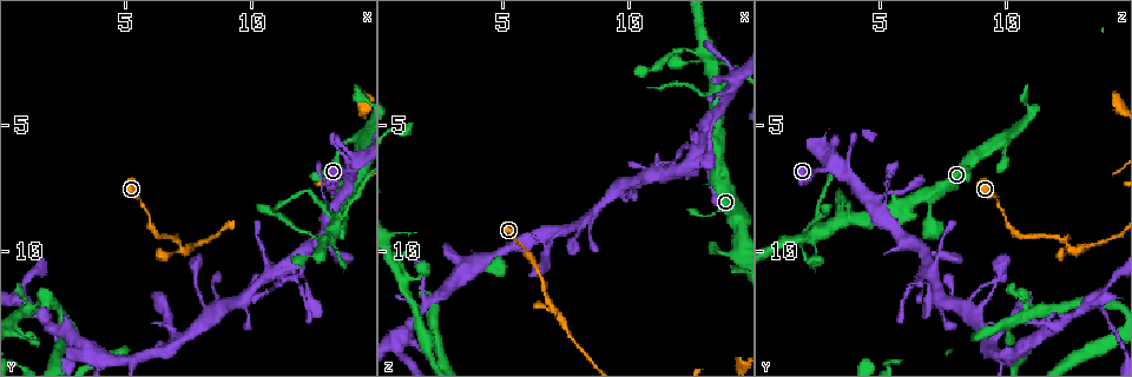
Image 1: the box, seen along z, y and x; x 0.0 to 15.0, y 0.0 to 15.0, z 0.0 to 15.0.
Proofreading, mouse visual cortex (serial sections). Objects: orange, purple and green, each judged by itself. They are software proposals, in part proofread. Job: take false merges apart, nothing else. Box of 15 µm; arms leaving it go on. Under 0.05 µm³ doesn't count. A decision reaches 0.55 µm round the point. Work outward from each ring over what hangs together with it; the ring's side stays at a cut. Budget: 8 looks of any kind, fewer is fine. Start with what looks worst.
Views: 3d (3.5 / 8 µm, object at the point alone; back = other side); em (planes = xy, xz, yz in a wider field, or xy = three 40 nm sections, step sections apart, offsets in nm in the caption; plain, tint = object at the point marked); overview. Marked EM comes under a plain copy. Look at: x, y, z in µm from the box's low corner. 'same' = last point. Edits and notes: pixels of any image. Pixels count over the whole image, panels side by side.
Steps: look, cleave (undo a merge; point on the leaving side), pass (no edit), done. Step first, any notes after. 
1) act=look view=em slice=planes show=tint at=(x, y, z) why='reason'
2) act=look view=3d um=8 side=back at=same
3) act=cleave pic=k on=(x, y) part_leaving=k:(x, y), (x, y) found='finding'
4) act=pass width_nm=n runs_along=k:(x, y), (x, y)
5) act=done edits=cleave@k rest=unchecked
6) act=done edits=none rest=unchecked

act=look view=3d um=3.5 at=(7.2, 10.0, 12.6)

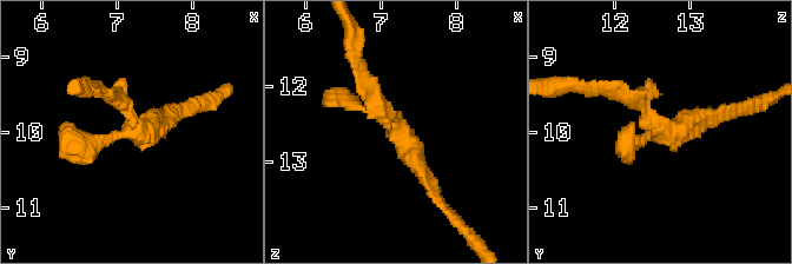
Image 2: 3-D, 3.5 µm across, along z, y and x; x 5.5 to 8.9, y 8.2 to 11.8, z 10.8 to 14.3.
act=look view=em slice=planes show=tint at=(7.25, 9.90, 12.50)

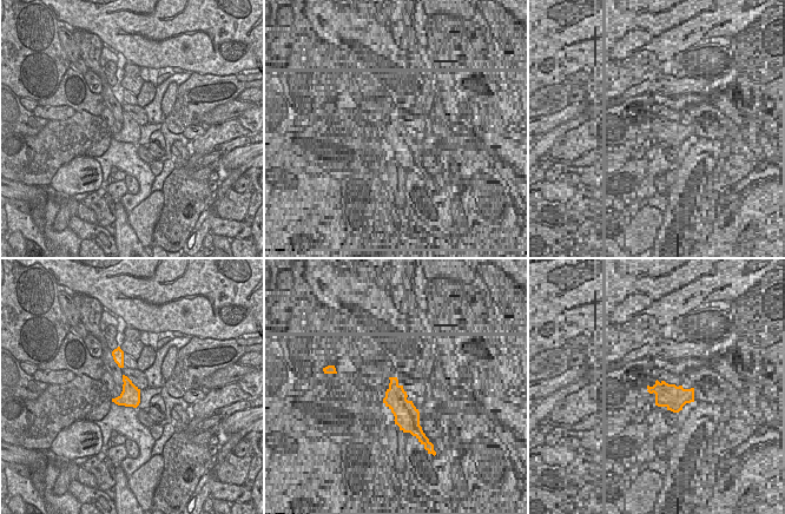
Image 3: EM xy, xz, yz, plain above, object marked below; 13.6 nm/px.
act=pass runs_along=2:(361, 76), (434, 190) found='one cell here'

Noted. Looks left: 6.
act=look view=3d um=3.5 at=(13.4, 8.7, 3.8)

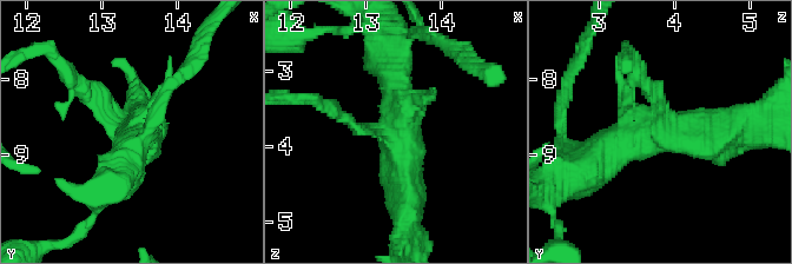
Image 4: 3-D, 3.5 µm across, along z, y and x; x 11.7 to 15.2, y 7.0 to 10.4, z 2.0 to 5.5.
act=look view=em slice=xy step=5 show=tint at=(13.40, 8.70, 3.80) why='shape alone is not enough'

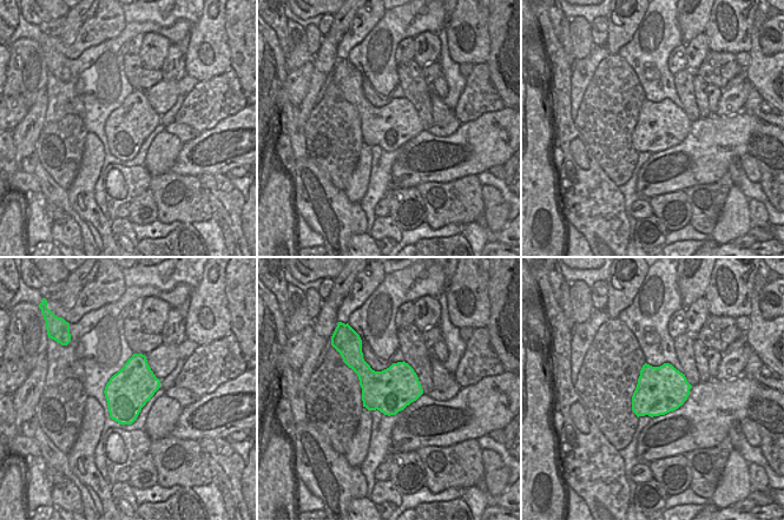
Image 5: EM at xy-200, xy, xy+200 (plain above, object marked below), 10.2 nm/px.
act=pass width_nm=460 runs_along=4:(737, 121), (634, 136), (592, 165) found='one cell here'

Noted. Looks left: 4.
act=look view=3d um=3.5 at=(1.0, 12.1, 13.5)

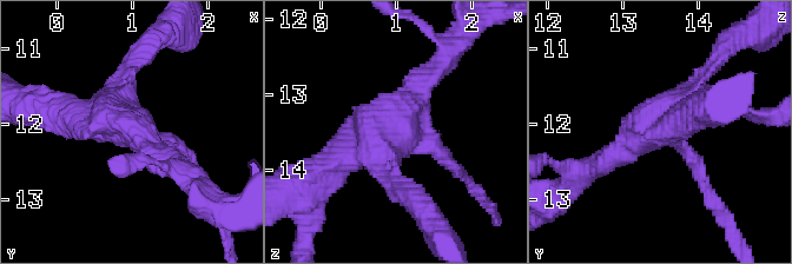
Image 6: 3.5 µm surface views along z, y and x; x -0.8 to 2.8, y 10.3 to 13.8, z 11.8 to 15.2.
act=look view=em slice=xy step=2 show=tint at=(1.10, 12.15, 13.45) why='shape alone is not enough'

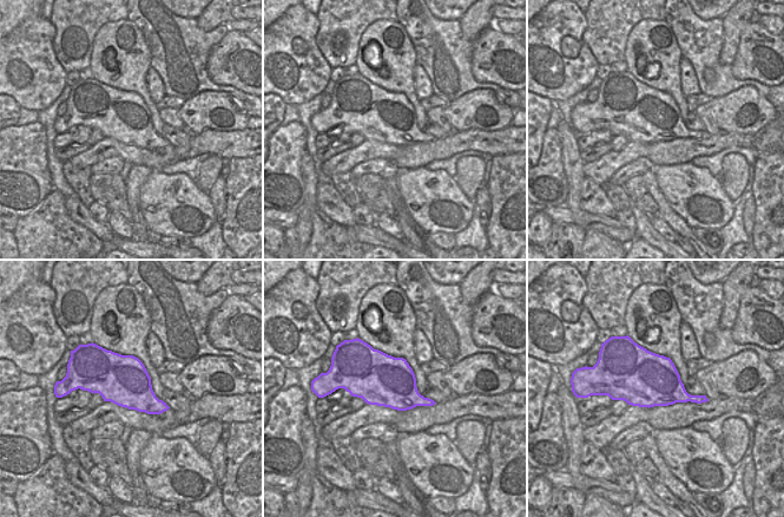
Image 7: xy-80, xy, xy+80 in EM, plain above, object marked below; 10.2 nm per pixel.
act=pass runs_along=6:(596, 165), (653, 133), (701, 79) found='all the same cell'

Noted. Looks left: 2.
act=done edits=none rest=unchecked

